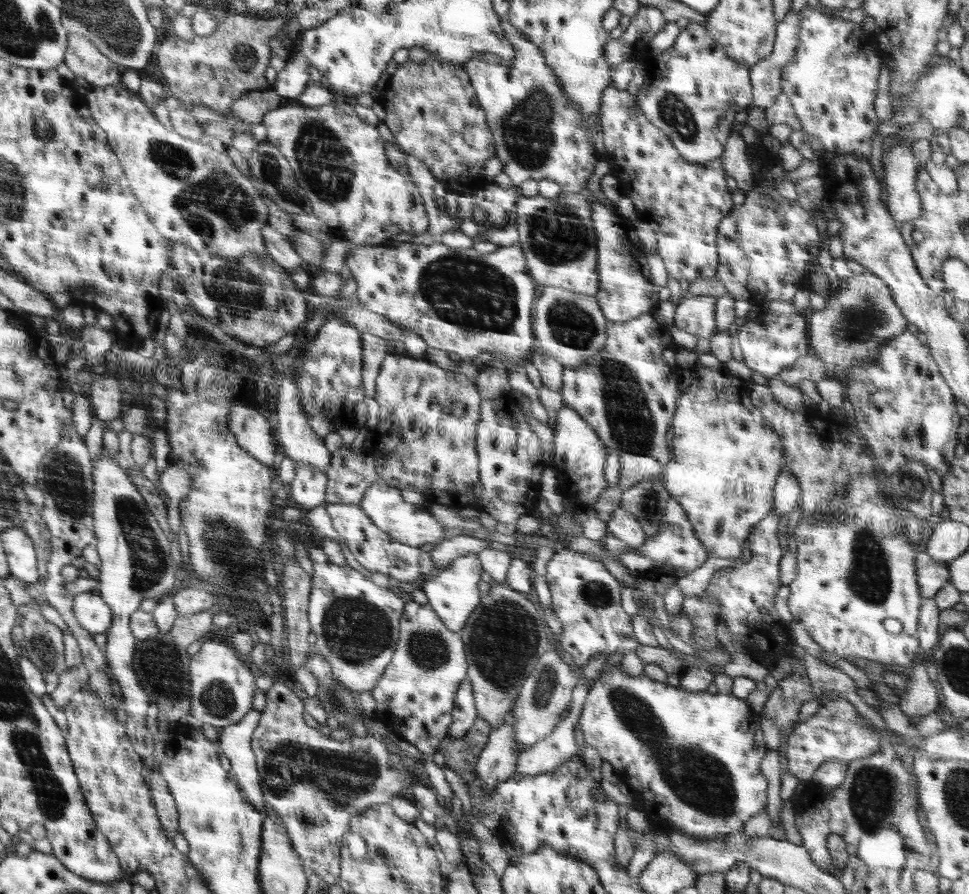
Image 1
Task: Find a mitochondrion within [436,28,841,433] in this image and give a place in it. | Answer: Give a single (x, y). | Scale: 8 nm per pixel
(526, 128)

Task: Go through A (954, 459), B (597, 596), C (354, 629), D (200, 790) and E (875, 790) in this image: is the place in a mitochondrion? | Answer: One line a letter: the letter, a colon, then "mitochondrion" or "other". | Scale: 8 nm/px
A: other
B: mitochondrion
C: mitochondrion
D: other
E: mitochondrion

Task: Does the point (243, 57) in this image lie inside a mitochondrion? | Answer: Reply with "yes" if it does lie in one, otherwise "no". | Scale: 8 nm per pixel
yes

